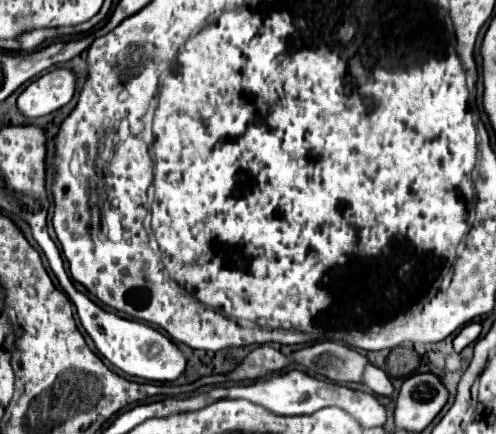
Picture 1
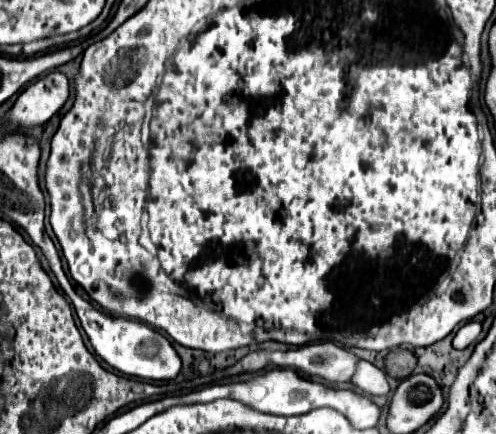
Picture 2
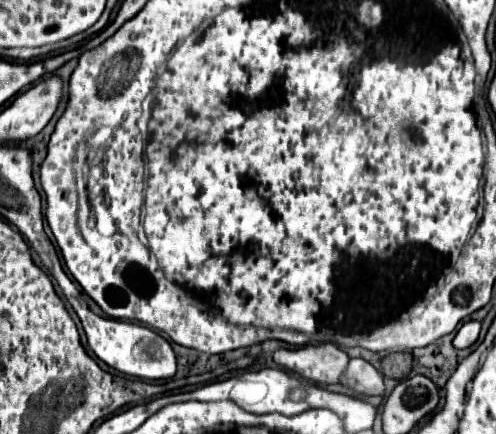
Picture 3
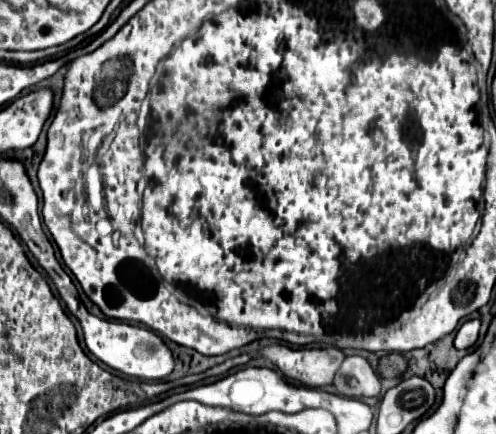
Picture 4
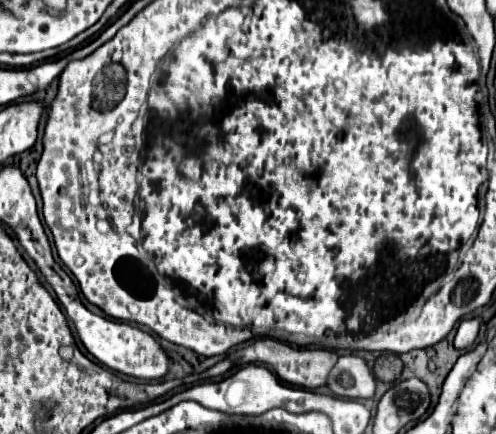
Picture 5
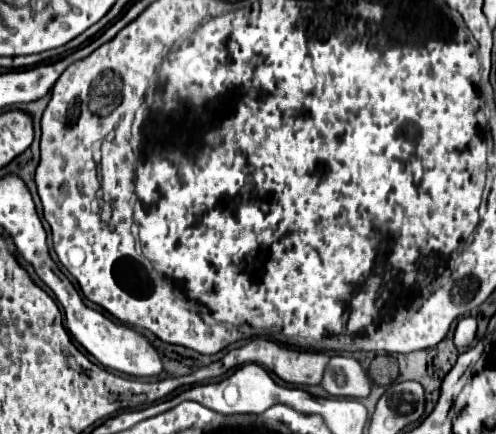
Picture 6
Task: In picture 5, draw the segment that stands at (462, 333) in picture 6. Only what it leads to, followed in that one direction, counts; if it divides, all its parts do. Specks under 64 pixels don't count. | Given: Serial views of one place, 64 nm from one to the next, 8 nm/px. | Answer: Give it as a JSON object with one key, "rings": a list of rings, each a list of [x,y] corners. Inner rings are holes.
{"rings":[[[468,318],[468,320],[462,320],[458,330],[456,330],[456,338],[454,338],[454,346],[458,350],[464,350],[464,348],[470,348],[478,336],[478,320],[474,318]]]}

